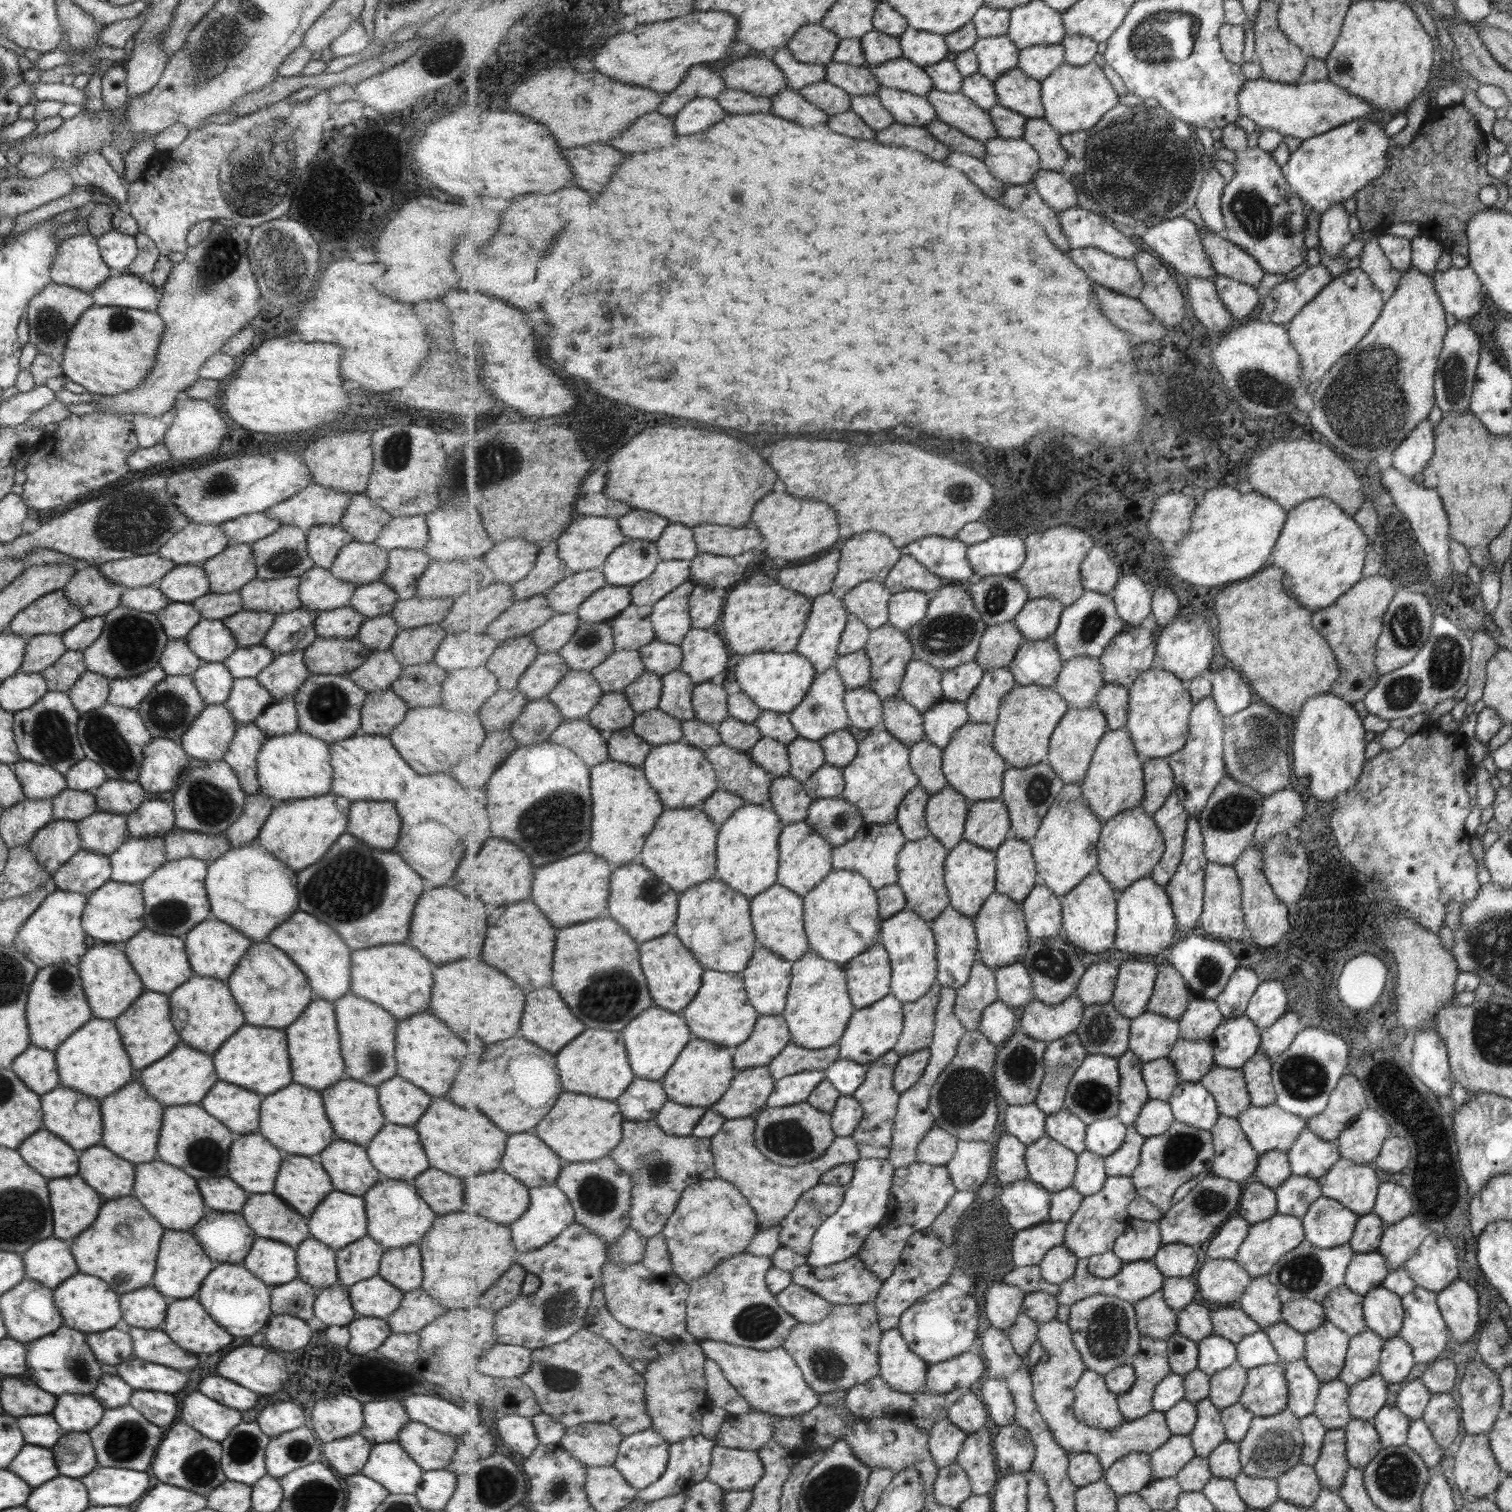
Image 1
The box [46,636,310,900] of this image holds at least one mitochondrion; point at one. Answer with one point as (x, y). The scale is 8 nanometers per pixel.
(102, 734)

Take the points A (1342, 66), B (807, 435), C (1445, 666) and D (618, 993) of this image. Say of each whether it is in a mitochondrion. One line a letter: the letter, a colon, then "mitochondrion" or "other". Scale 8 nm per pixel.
A: mitochondrion
B: other
C: mitochondrion
D: mitochondrion

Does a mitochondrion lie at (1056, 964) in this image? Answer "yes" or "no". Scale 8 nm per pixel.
yes

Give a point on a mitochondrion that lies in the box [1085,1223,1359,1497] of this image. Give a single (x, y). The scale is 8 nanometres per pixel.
(1276, 1445)

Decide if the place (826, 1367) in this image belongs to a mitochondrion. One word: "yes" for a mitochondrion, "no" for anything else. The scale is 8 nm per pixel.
yes

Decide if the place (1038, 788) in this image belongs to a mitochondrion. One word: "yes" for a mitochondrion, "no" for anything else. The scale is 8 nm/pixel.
yes

